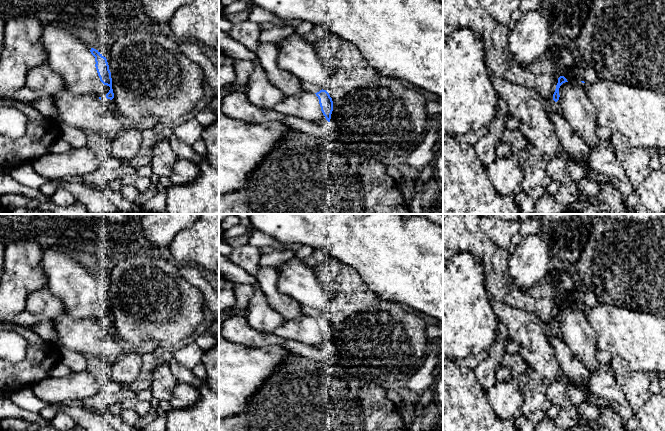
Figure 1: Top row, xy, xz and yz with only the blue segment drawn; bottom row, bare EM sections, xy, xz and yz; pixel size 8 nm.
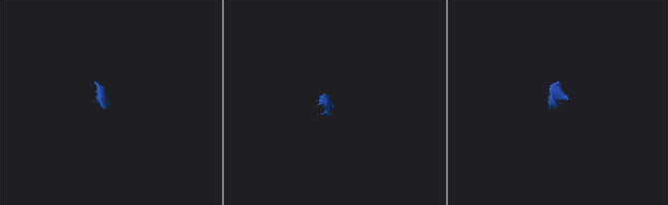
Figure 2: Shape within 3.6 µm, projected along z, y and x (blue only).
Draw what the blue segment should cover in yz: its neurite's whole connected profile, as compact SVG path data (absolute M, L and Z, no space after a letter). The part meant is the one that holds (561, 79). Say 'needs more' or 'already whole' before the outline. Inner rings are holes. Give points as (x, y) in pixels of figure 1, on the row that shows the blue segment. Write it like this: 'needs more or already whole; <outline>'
needs more; M564 76L558 78L553 100L561 114L591 147L599 143L597 135L597 114L589 100L584 81L568 82Z

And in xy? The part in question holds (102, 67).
needs more; M42 24L40 40L47 54L47 64L62 78L66 88L76 95L96 95L114 110L107 59L86 38L66 26Z

